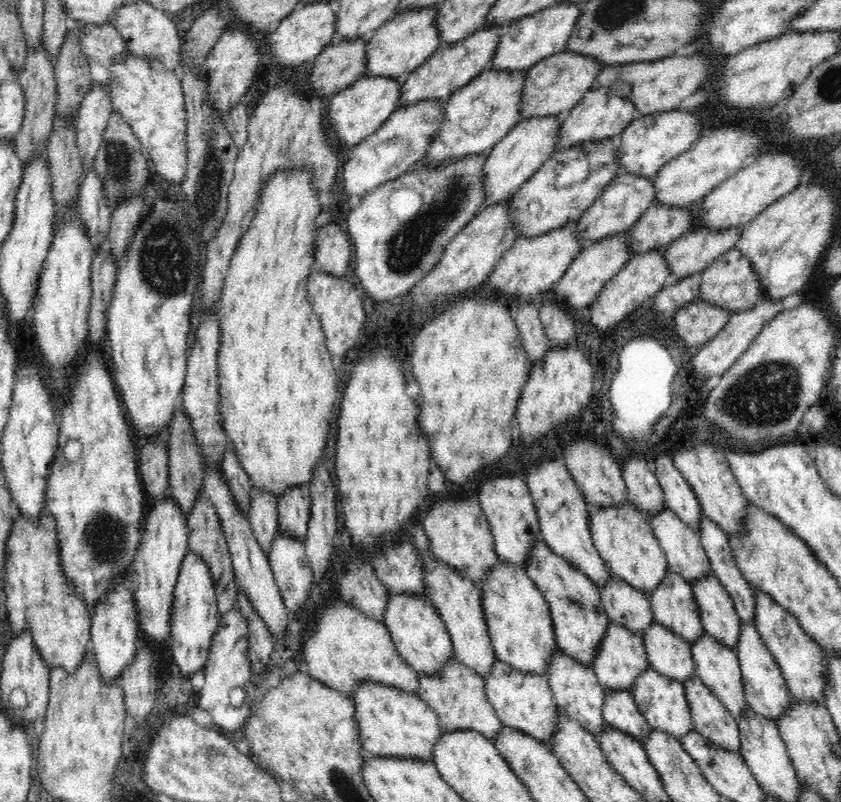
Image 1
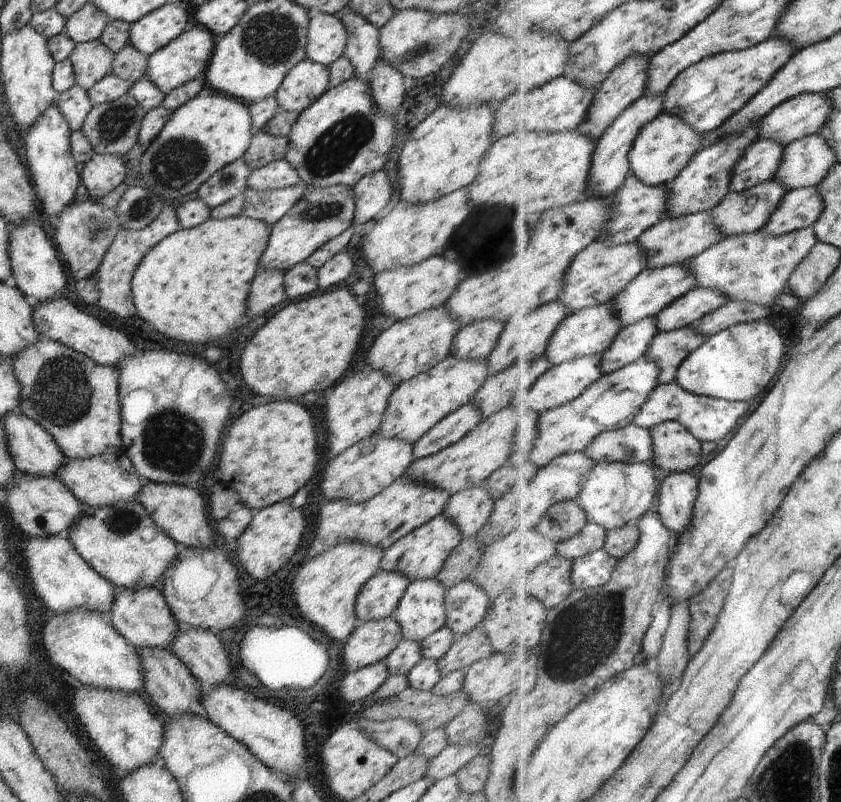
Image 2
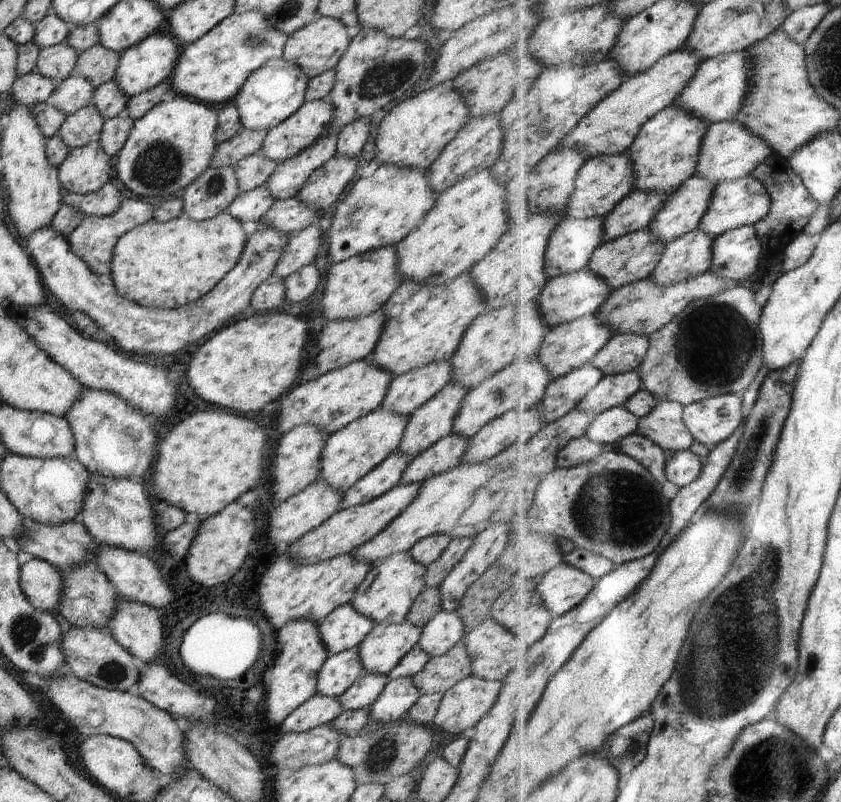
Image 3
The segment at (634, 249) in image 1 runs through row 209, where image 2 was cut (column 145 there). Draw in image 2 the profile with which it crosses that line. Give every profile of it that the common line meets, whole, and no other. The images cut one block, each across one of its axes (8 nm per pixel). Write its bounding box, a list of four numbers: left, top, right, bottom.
[135,648,206,717]

